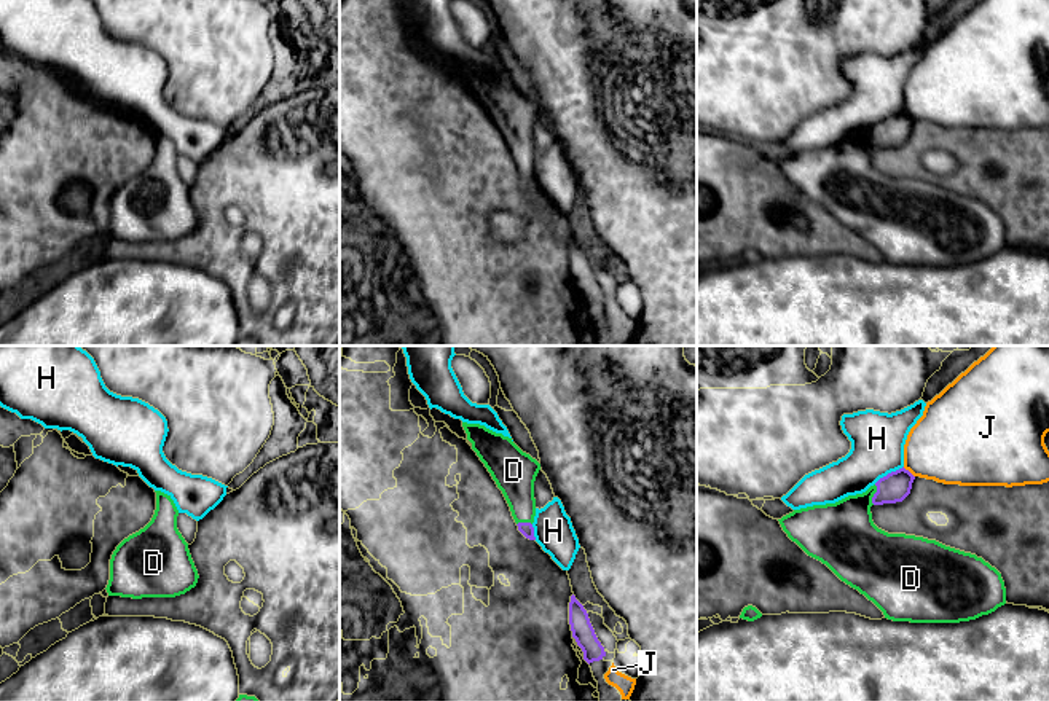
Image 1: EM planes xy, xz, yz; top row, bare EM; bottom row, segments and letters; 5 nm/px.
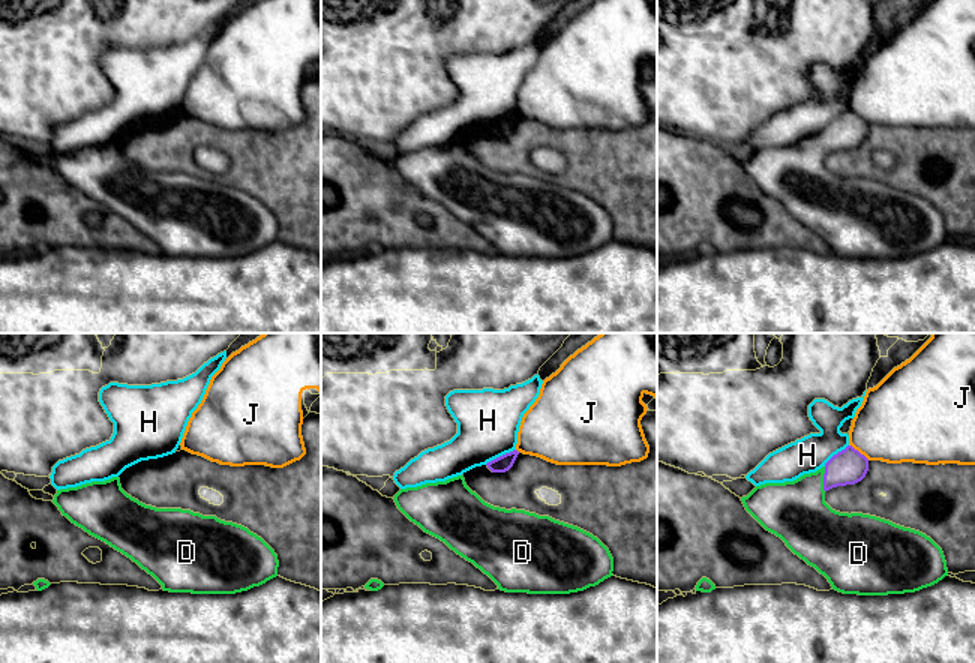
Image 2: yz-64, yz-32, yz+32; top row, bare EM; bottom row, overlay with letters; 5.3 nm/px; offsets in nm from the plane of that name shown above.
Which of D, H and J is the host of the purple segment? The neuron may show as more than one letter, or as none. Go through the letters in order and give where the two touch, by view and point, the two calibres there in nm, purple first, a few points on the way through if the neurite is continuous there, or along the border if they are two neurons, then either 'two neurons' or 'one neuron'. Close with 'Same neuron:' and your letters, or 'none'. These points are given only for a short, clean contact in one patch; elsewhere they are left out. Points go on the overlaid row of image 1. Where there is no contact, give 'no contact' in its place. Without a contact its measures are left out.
D: yz (874, 494) | 150/320 nm | across yz (895, 486), (874, 494), (850, 518), (844, 532) | one neuron
H: yz (888, 473) | 150/280 nm | along yz (903, 466), (874, 483) | two neurons
J: yz (909, 472) | 150/400 nm | two neurons
Same neuron: D

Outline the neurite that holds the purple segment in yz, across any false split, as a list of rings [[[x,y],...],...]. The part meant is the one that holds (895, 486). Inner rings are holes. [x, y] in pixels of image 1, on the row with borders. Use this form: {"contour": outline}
{"contour": [[[904,467],[880,478],[866,492],[835,503],[813,505],[783,516],[788,537],[808,556],[826,564],[842,582],[872,601],[893,621],[960,623],[976,620],[1006,604],[1001,574],[976,554],[936,540],[888,534],[872,521],[870,507],[902,502],[915,476]]]}

